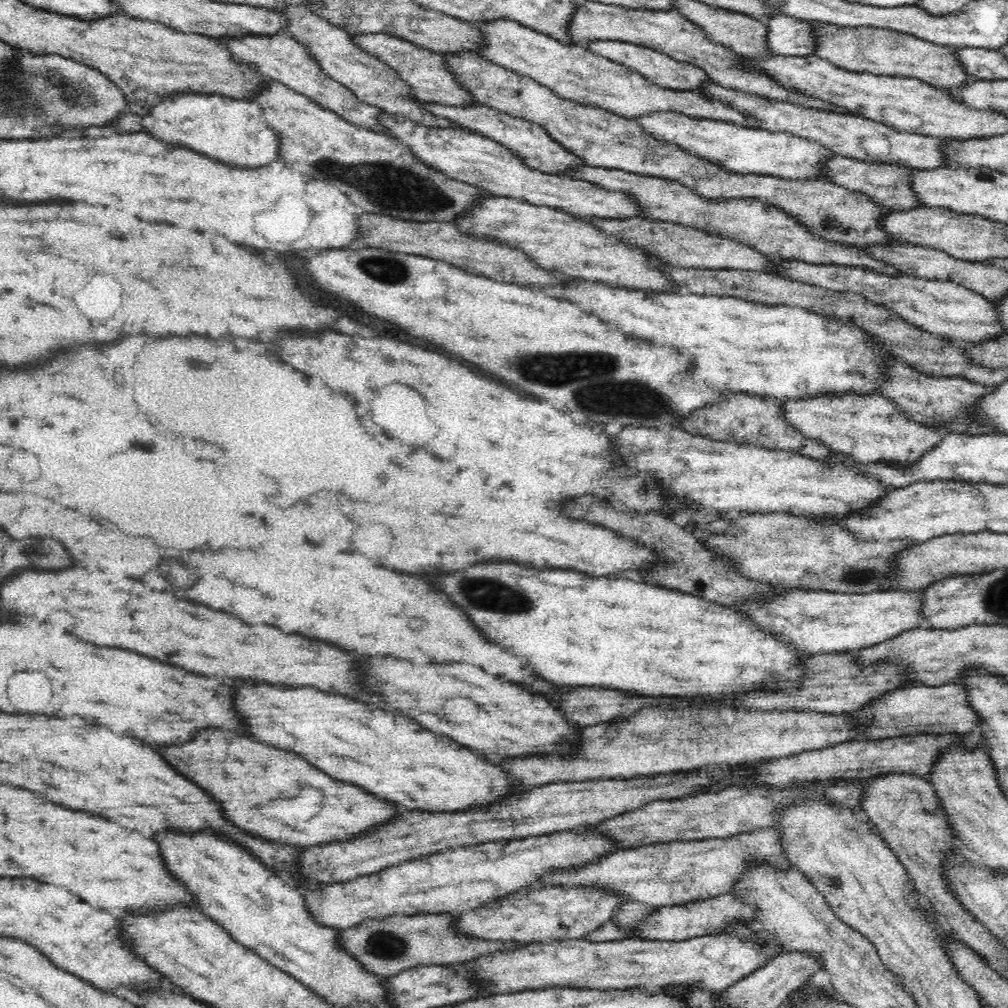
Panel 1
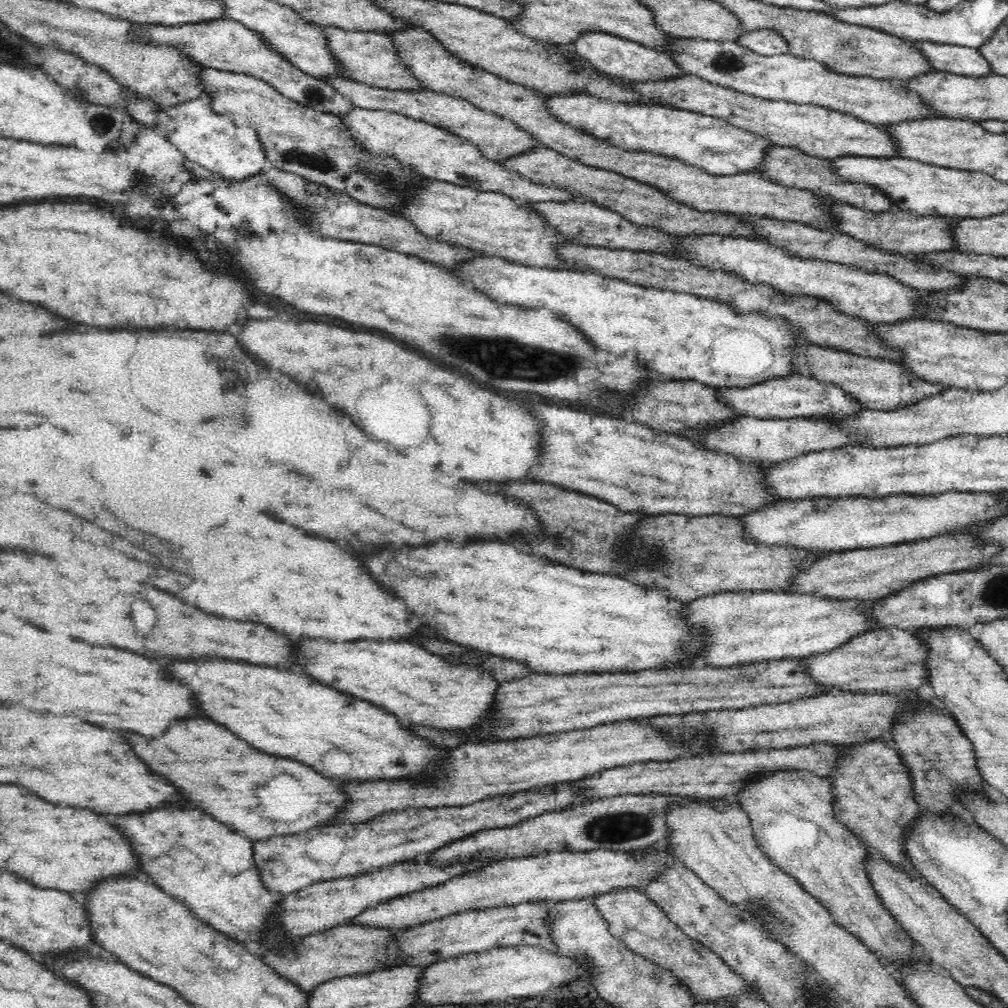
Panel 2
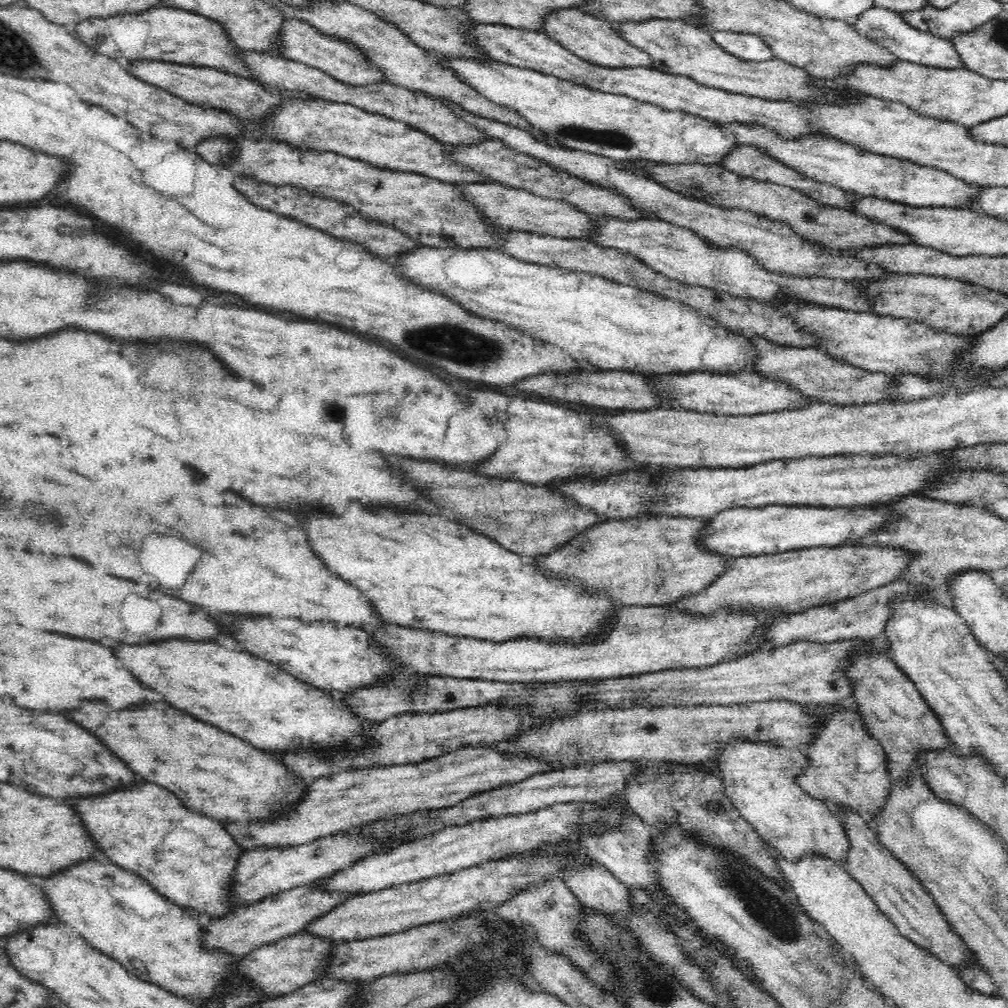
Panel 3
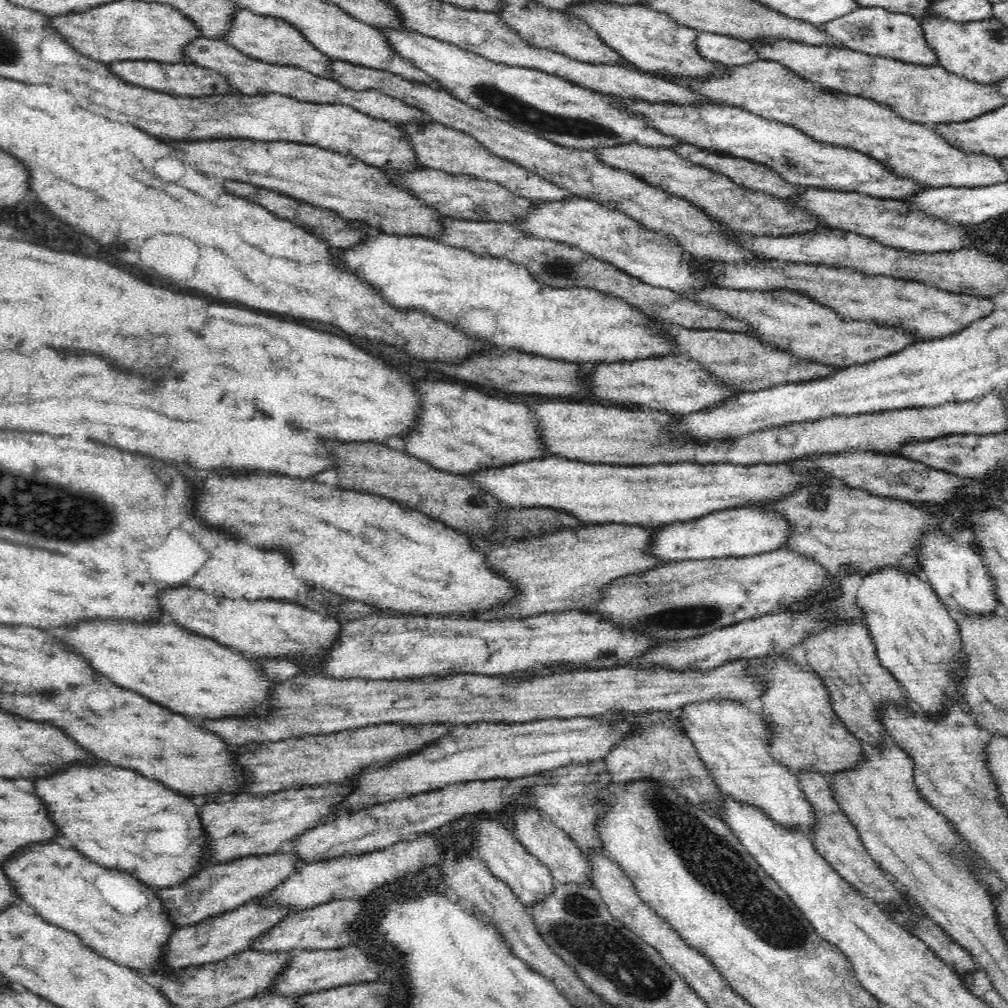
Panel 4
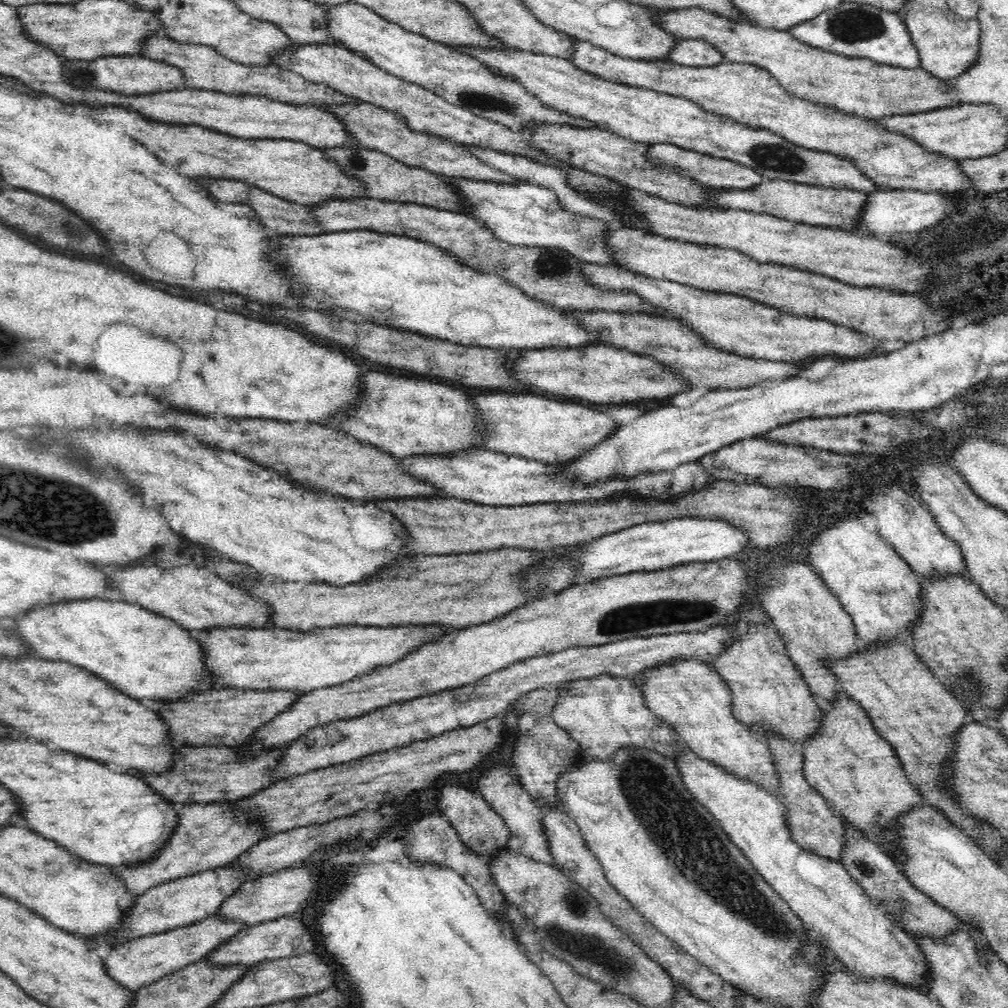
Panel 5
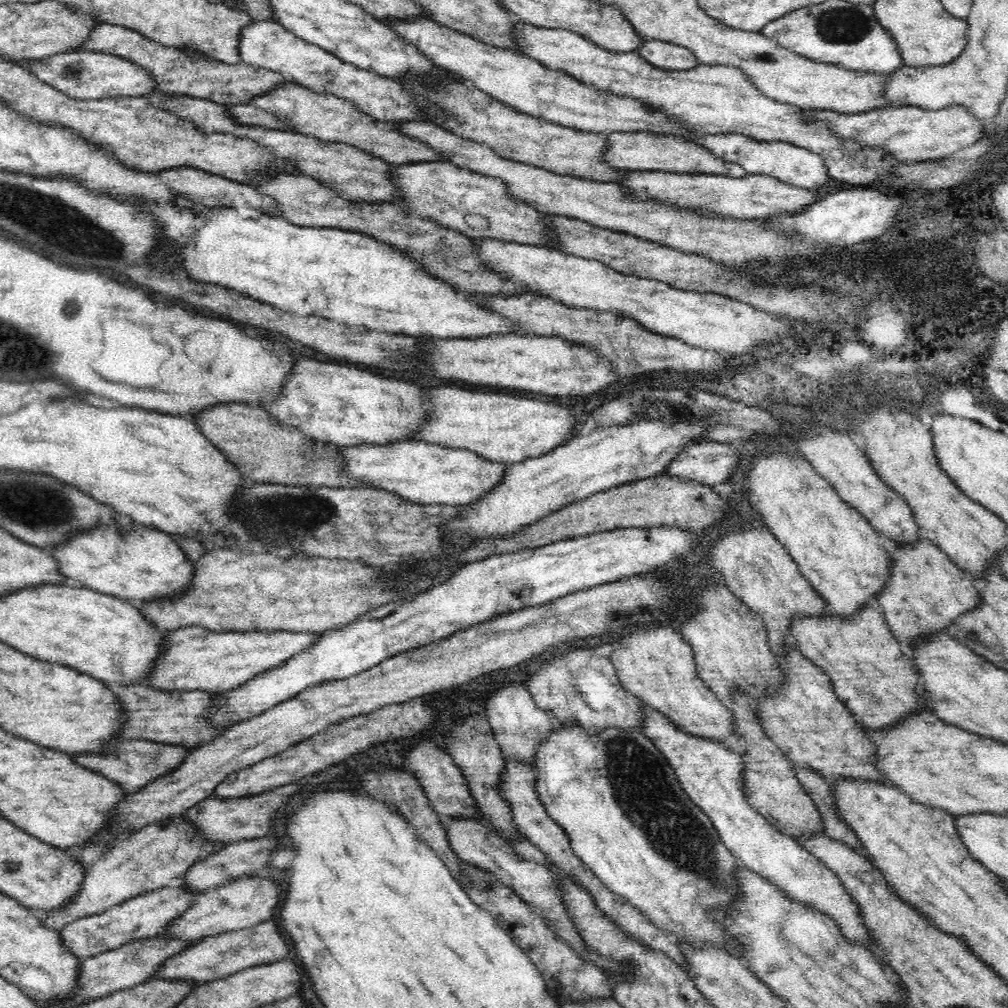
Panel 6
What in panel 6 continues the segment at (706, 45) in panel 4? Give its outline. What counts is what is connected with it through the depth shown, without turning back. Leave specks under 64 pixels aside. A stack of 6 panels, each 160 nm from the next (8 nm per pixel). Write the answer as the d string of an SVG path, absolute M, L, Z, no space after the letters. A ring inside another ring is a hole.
M644 38L634 53L660 70L679 71L696 67L696 56L692 51L671 42Z

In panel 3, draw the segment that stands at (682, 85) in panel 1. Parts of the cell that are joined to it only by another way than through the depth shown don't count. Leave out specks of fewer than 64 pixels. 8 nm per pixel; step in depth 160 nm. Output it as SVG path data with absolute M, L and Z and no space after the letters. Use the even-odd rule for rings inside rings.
M564 9L552 10L544 16L544 22L539 32L546 37L559 42L572 54L591 62L593 65L604 65L612 69L633 68L638 66L652 67L652 58L648 57L646 51L630 45L626 39L620 37L610 23L592 15L583 14L581 10Z

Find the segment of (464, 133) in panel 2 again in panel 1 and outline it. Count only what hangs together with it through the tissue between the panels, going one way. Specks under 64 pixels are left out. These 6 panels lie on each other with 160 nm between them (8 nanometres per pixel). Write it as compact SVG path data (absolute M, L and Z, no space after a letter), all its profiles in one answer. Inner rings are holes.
M416 100L416 105L436 114L436 117L444 117L450 119L452 123L462 128L467 128L470 132L476 132L486 138L494 140L496 143L504 147L513 154L519 156L524 165L532 167L532 169L541 170L548 174L560 174L562 170L566 170L568 166L584 165L584 161L557 143L546 133L540 125L531 123L509 114L500 112L499 110L490 108L482 103L472 102L472 104L464 104L463 106L446 106L438 103L428 103Z

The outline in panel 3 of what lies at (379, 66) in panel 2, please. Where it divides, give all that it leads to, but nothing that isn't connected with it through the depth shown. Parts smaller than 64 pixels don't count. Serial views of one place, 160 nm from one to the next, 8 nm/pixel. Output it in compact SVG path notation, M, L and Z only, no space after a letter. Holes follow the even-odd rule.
M284 18L279 34L276 34L275 56L303 62L311 67L323 70L332 78L349 85L364 86L375 82L383 82L386 78L376 66L368 65L368 60L351 42L340 41L340 38L330 38L328 34L320 33L316 26L297 18Z

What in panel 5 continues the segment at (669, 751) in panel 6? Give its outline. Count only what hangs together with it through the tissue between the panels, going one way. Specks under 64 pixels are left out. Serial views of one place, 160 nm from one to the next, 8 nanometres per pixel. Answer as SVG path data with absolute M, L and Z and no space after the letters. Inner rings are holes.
M682 744L676 752L673 757L674 762L690 794L710 811L731 842L746 856L764 881L798 915L805 928L827 942L829 948L848 966L850 972L864 979L886 977L900 985L910 985L920 989L925 986L927 966L918 943L906 931L896 927L896 924L886 916L883 907L878 906L868 897L864 889L850 877L840 861L813 855L809 850L802 849L792 841L791 832L786 827L784 805L778 801L780 798L776 797L774 792L767 791L757 782L749 778L740 778L733 772L728 772L721 766L698 756L686 744Z

